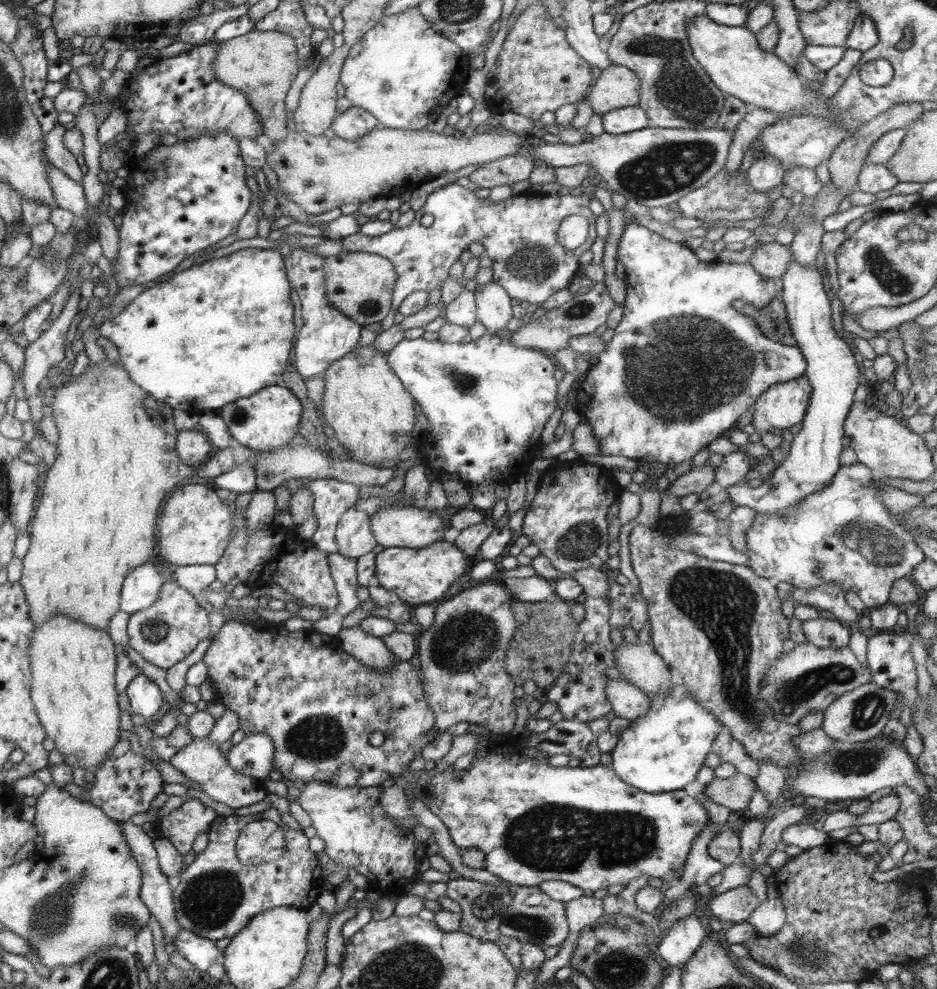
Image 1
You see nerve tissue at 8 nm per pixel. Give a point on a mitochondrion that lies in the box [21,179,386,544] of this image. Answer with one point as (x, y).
(51, 264)

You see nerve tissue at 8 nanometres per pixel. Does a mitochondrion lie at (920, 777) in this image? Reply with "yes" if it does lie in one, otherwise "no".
no

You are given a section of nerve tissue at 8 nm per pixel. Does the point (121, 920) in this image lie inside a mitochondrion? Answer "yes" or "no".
yes

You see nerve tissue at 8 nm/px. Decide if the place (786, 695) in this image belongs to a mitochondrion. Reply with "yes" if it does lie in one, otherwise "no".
yes

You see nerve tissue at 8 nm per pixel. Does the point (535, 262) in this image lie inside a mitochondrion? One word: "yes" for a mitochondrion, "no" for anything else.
yes

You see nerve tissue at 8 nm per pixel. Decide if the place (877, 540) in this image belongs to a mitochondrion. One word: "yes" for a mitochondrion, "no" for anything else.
yes

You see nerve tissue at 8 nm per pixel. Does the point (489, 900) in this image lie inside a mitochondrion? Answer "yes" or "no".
yes

